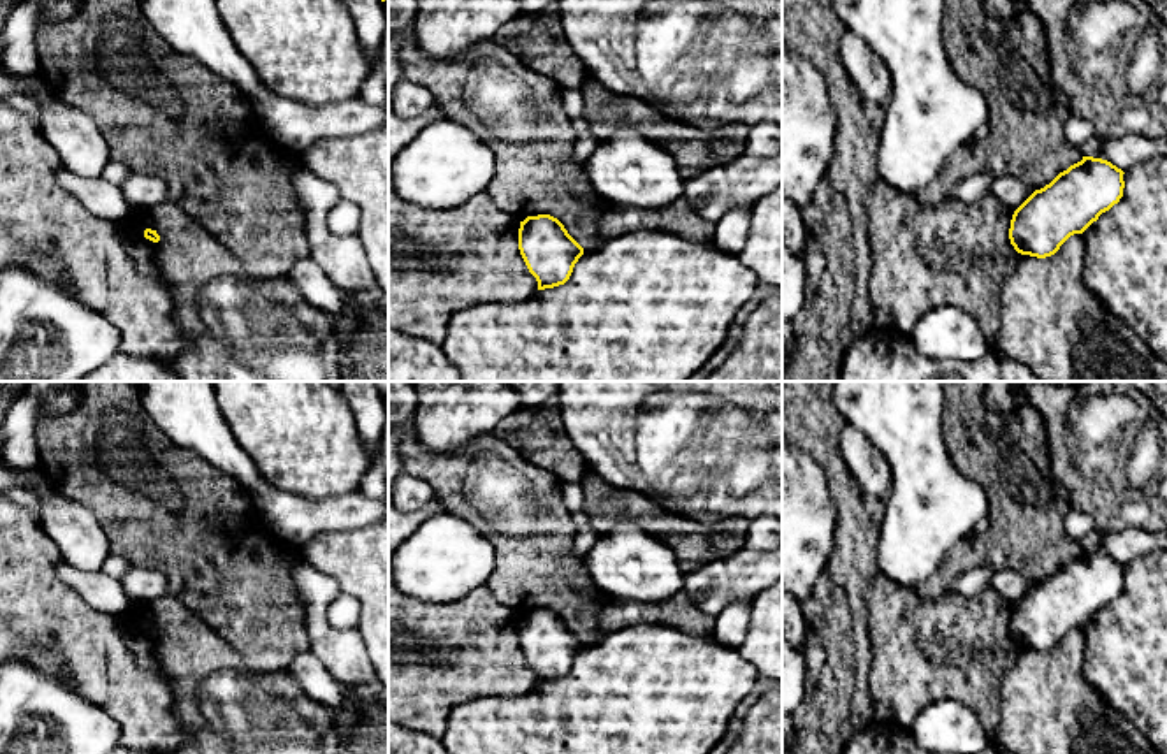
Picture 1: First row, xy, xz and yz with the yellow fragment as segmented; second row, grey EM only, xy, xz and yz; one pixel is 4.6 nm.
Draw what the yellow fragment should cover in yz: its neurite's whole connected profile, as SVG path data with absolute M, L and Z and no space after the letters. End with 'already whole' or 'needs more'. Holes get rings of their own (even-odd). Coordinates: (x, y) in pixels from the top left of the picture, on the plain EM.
M1083 550L1049 578L1035 584L1012 608L1009 633L1021 649L1046 652L1074 627L1083 627L1123 591L1123 564Z | already whole

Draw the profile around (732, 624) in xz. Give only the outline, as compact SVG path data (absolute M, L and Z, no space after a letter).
M729 605L715 617L714 638L726 647L736 649L743 642L749 624L750 605Z

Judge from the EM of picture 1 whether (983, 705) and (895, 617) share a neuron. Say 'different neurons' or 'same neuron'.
same neuron

